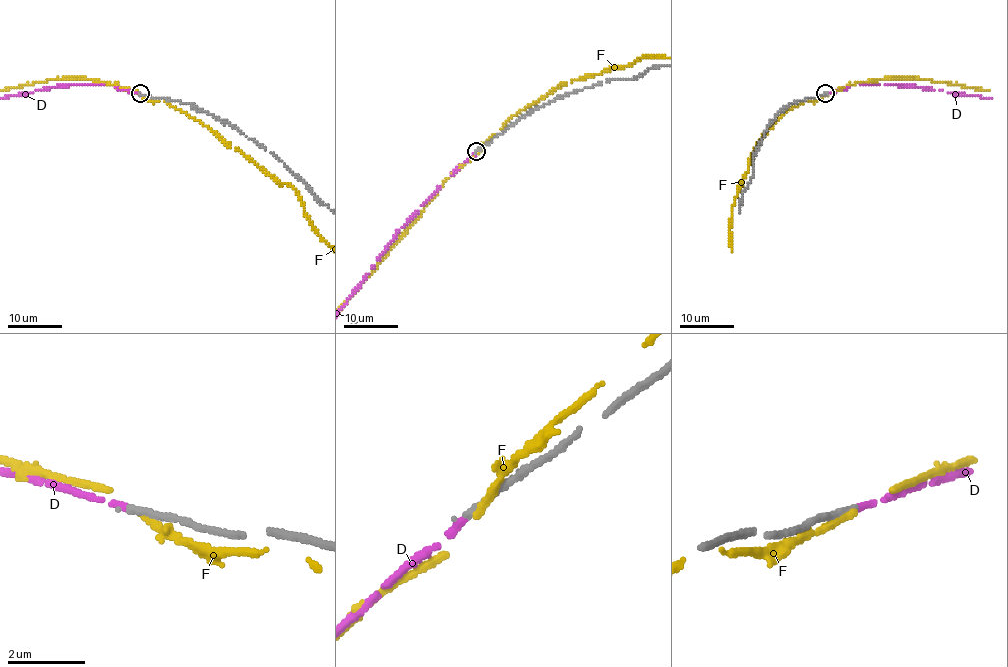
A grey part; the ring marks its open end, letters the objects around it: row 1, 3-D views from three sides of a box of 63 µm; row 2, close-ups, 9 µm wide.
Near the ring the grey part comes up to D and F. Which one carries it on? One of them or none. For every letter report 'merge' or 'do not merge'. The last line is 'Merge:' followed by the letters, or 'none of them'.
D: merge
F: do not merge
Merge: D

